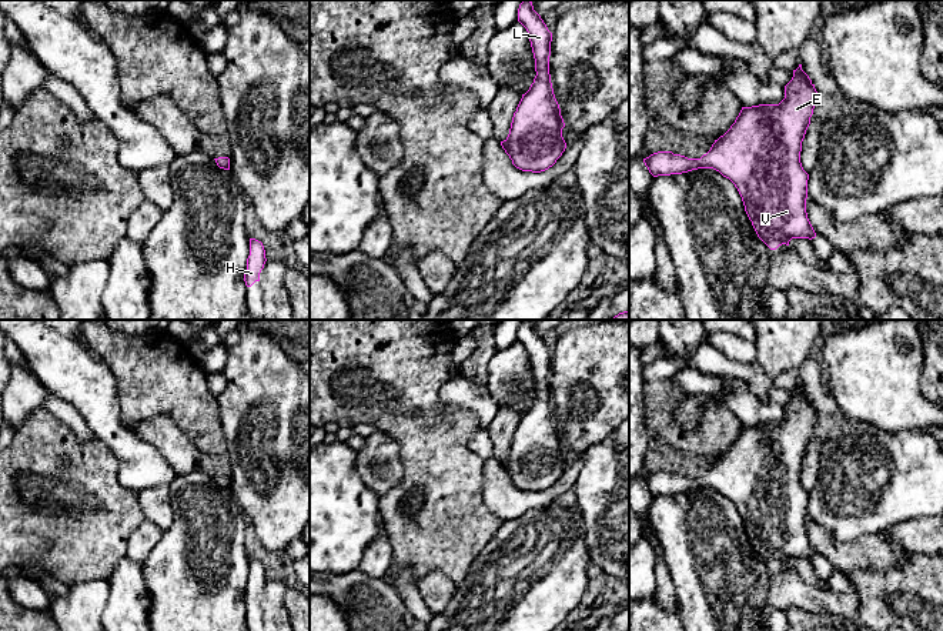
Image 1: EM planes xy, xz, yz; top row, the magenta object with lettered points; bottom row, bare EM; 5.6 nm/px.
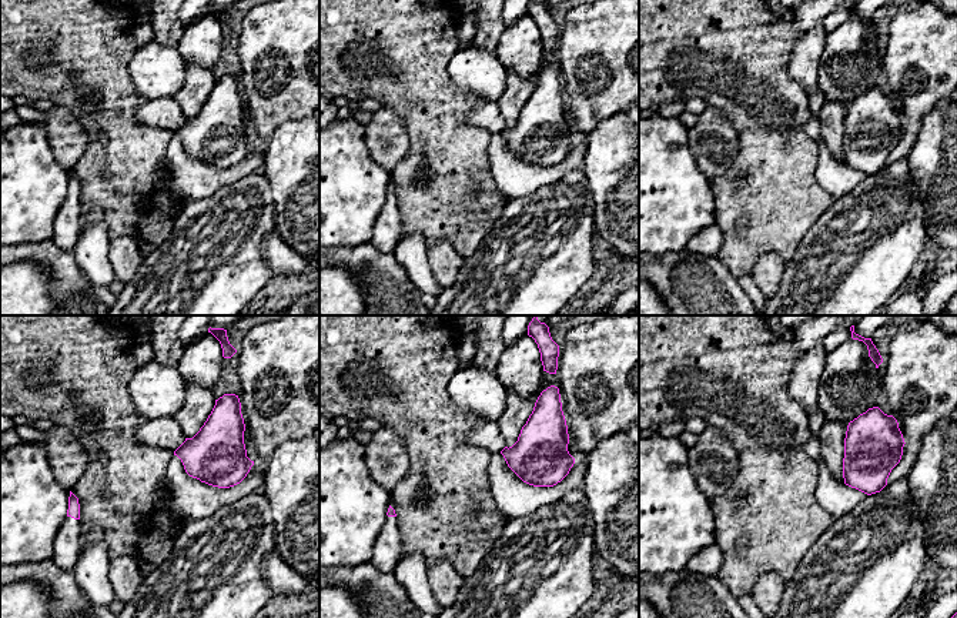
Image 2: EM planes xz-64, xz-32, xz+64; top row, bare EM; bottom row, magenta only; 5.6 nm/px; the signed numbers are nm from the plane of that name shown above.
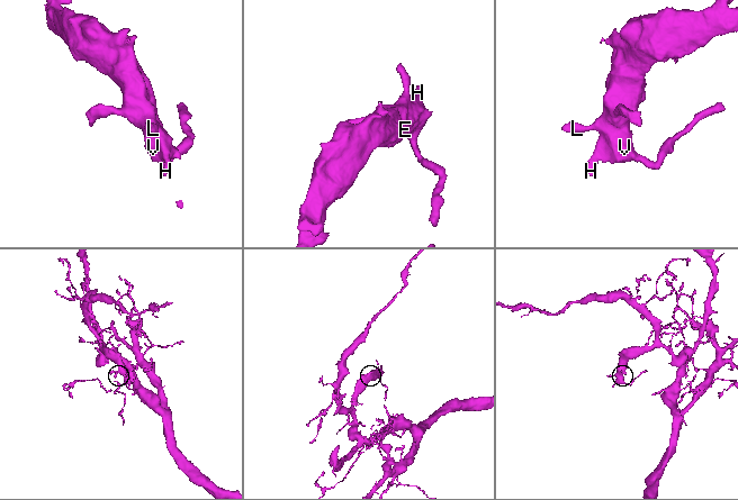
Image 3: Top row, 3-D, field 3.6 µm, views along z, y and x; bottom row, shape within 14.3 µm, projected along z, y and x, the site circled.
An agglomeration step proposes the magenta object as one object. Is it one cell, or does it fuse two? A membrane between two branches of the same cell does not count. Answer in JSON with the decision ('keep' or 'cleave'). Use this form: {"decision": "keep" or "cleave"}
{"decision": "keep"}

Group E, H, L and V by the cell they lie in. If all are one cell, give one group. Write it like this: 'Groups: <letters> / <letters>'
Groups: E H L V

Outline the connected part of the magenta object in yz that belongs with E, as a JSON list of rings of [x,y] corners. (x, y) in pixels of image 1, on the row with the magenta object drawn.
[[[802,64],[793,70],[792,80],[785,86],[785,99],[779,104],[759,104],[742,107],[730,128],[712,144],[710,150],[700,158],[688,158],[672,151],[658,151],[643,158],[645,166],[653,177],[682,174],[698,168],[713,168],[729,178],[738,188],[745,211],[752,221],[758,237],[770,248],[776,250],[792,238],[815,238],[816,233],[807,218],[806,198],[809,174],[800,163],[802,141],[810,124],[816,104],[816,89]]]

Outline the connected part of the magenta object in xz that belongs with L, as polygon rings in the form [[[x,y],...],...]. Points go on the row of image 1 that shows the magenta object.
[[[531,0],[519,4],[518,21],[529,34],[536,76],[522,94],[509,134],[501,146],[516,168],[541,173],[552,167],[566,148],[562,137],[565,123],[549,74],[552,33],[534,10]]]

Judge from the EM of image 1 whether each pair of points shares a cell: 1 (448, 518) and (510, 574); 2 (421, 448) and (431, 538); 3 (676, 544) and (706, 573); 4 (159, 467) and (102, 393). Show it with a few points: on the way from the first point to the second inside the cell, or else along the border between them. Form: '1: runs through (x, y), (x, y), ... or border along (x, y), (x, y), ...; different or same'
1: border along (502, 523), (464, 577); different
2: runs through (431, 471), (431, 516); same
3: runs through (684, 550), (699, 566); same
4: runs through (139, 453), (102, 413); same

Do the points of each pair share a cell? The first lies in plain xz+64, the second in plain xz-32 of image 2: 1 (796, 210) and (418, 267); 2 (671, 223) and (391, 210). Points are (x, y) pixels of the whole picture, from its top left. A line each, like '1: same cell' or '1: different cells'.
1: different cells
2: different cells

